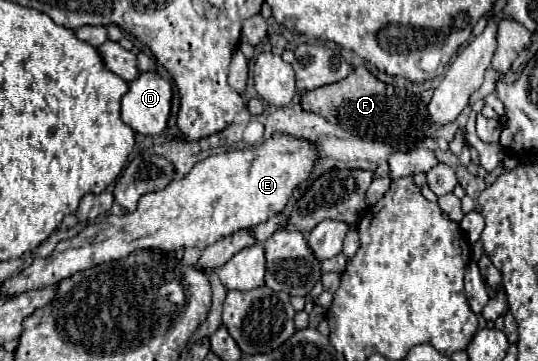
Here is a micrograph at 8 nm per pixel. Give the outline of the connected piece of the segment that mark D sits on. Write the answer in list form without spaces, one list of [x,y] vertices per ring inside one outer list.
[[[139,73],[121,99],[121,119],[141,135],[159,135],[167,127],[173,89],[159,73]]]

